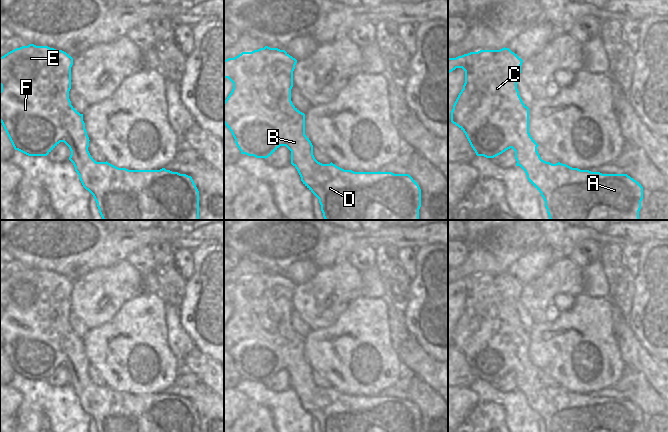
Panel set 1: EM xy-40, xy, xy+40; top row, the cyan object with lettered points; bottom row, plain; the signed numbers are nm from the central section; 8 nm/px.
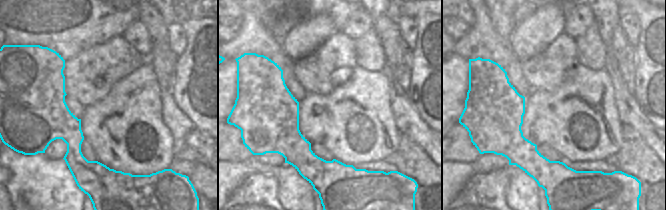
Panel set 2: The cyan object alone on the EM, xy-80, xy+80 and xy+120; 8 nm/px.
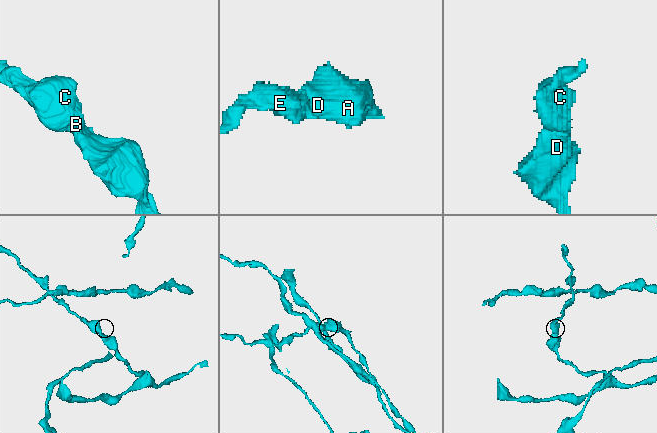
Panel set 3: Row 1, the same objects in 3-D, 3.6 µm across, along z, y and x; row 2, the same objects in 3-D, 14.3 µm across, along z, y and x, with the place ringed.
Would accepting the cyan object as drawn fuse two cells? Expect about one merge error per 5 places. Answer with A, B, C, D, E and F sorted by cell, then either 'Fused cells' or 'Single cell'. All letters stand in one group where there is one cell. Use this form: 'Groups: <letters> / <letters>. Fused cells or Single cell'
Groups: A B C D E F. Single cell.

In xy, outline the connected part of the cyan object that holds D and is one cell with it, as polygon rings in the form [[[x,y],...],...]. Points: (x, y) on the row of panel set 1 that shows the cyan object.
[[[268,46],[224,60],[224,78],[233,83],[233,89],[224,101],[224,124],[231,131],[241,154],[266,159],[280,146],[286,146],[291,151],[291,164],[297,169],[301,181],[319,199],[325,220],[419,220],[421,189],[409,174],[354,172],[315,159],[313,145],[305,135],[305,114],[291,101],[296,63],[297,60],[285,50]]]

